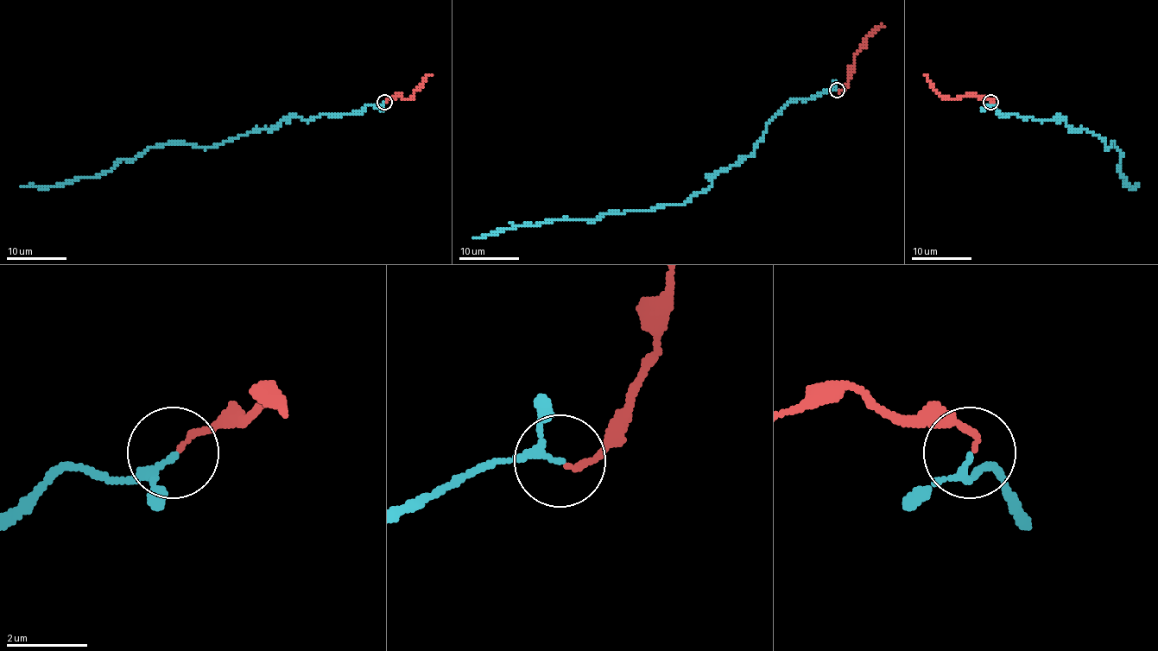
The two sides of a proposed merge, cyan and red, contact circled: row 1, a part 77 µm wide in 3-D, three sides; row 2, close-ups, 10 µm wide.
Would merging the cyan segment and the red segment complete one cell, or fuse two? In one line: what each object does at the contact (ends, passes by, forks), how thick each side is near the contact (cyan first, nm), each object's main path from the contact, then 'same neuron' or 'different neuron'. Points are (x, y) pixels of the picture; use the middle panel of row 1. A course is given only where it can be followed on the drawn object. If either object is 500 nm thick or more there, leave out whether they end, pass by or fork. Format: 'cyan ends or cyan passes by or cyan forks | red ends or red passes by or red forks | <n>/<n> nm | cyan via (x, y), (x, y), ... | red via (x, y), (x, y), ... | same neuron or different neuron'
cyan passes by | red ends | 140/130 nm | cyan via (837, 91), (793, 99), (750, 155), (682, 204), (472, 238) | red via (838, 91), (844, 87), (851, 72), (855, 54), (861, 45), (877, 27), (883, 26) | same neuron

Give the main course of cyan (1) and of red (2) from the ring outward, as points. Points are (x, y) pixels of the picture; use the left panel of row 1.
1: (384, 103), (357, 113), (286, 117), (211, 148), (179, 142), (151, 147), (100, 175), (46, 187), (20, 186)
2: (385, 103), (399, 92), (402, 98), (408, 99), (431, 74)

